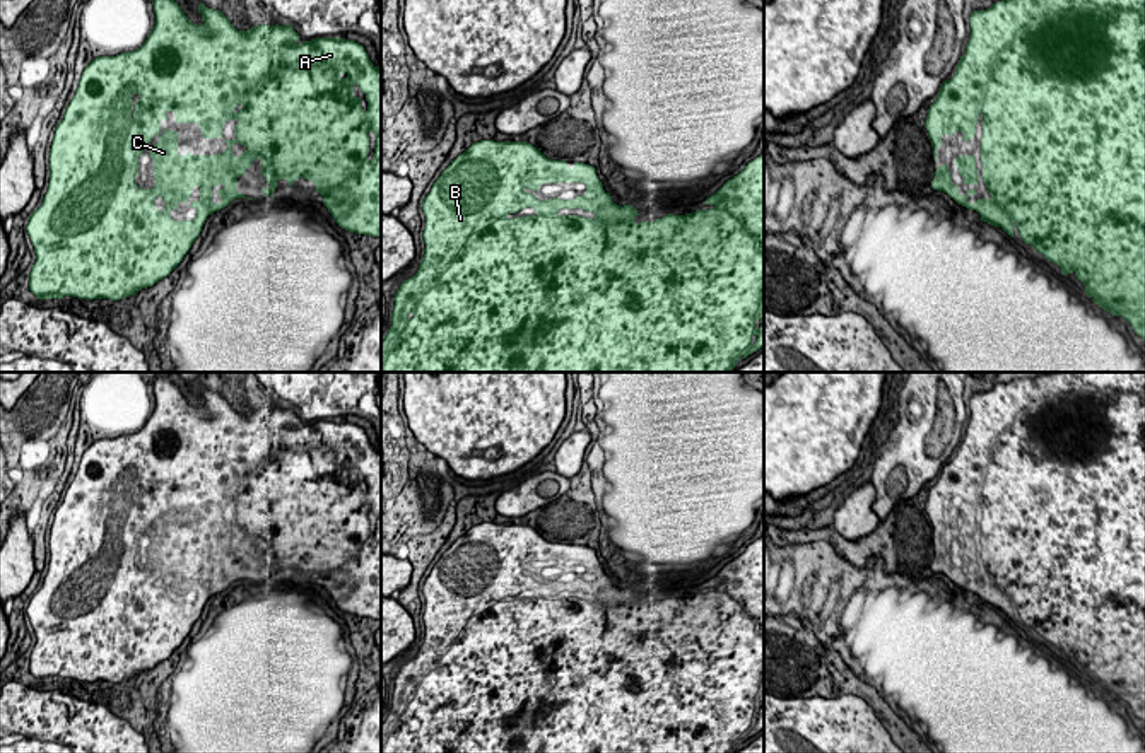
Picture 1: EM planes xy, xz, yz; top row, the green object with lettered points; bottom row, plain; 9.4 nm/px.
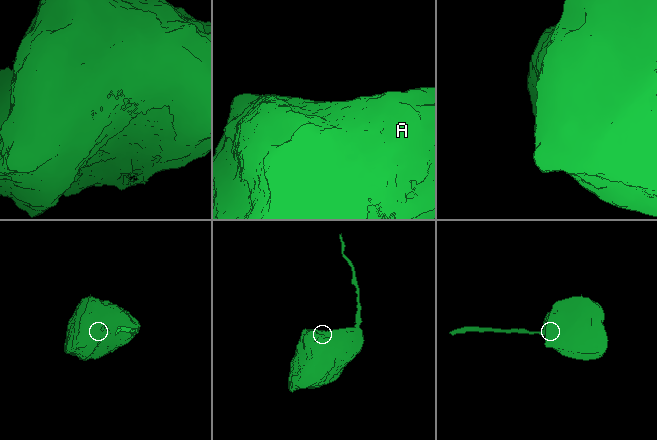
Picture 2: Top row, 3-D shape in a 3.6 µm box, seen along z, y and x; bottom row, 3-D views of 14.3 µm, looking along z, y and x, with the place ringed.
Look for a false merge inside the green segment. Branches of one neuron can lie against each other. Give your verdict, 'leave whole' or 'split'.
leave whole

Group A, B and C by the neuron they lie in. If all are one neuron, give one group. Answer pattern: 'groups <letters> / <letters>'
groups A B C

